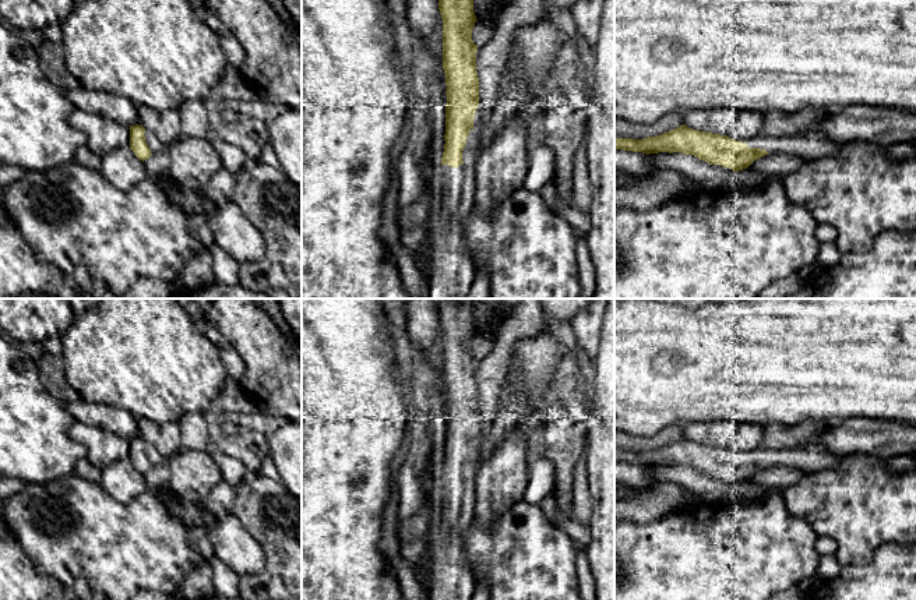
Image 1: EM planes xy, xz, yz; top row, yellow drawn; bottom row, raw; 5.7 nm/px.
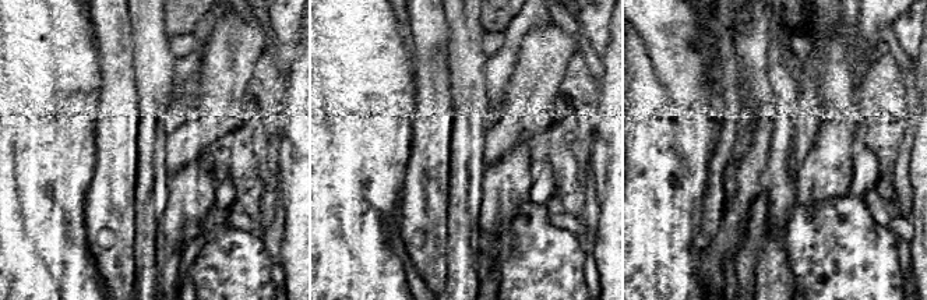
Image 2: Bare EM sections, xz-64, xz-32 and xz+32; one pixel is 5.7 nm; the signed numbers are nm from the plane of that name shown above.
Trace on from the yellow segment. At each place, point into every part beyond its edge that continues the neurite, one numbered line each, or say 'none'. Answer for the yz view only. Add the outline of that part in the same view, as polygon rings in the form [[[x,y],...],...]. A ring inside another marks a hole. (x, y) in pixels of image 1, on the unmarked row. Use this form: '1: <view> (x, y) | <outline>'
1: yz (811, 456) | [[[811,441],[789,449],[785,455],[771,452],[768,455],[748,453],[748,460],[765,462],[769,466],[786,465],[802,470],[803,473],[815,473],[818,470],[839,465],[845,458],[827,451],[821,444]]]

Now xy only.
1: xy (150, 451) | [[[145,442],[144,448],[145,448],[145,455],[151,462],[151,466],[152,467],[156,466],[162,459],[156,455],[154,447],[149,442]]]

